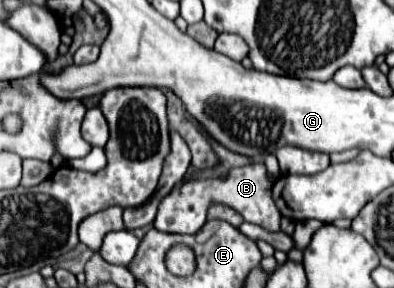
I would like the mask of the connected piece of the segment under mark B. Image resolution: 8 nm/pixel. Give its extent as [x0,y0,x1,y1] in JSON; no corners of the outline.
[153,163,281,235]

